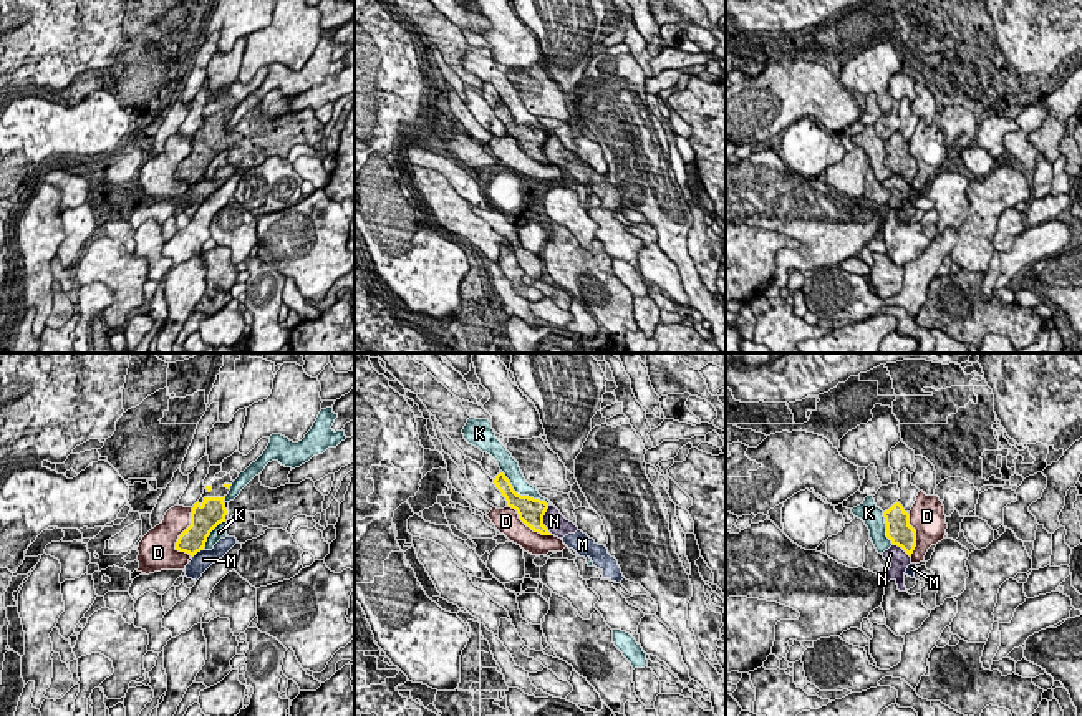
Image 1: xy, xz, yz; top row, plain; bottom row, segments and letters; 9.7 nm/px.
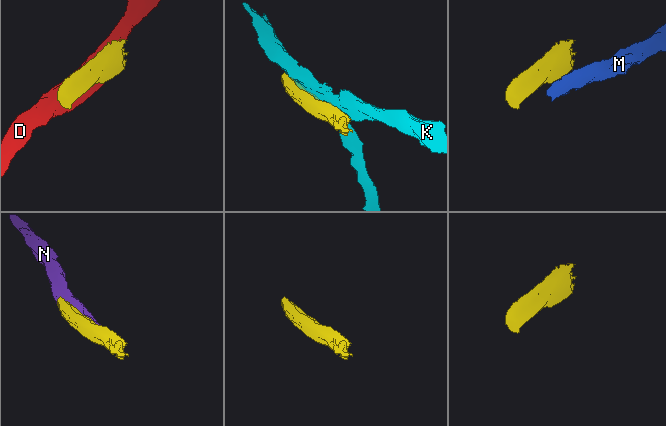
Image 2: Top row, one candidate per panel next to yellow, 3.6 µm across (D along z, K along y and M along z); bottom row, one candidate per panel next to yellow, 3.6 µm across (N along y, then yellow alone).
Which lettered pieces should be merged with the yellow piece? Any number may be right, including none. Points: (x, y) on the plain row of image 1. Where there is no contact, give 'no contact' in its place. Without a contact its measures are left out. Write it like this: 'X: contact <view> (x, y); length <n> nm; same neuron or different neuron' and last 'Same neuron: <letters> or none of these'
D: contact xy (181, 163); length 480 nm; different neuron
K: contact xz (522, 125); length 550 nm; different neuron
M: contact xy (198, 179); length 150 nm; different neuron
N: contact xz (542, 148); length 300 nm; different neuron
Same neuron: none of these

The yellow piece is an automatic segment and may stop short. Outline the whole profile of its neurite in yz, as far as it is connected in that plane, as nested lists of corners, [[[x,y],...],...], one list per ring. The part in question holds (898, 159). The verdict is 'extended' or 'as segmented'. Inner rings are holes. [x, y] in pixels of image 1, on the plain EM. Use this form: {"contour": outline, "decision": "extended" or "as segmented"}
{"contour": [[[900,131],[883,141],[886,166],[893,174],[901,176],[910,186],[916,176],[916,159],[910,154],[910,143]]], "decision": "as segmented"}

